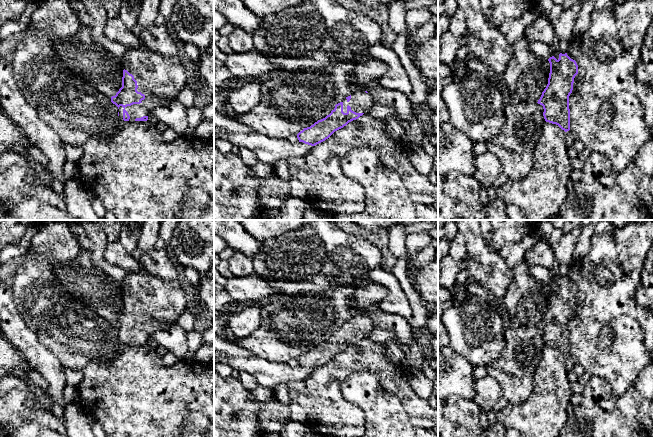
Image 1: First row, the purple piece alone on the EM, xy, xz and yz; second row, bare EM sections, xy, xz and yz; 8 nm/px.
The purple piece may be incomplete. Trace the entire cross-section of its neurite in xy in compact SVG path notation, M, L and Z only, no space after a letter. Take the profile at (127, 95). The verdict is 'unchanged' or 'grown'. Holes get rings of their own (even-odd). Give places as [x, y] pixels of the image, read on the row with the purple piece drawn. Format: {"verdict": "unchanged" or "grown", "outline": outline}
{"verdict": "grown", "outline": "M145 48L129 49L121 58L123 65L122 87L111 97L118 107L118 117L124 121L147 121L151 110L164 100L173 102L187 85L189 68L180 60L163 56Z"}

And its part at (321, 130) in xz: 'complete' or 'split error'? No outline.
split error

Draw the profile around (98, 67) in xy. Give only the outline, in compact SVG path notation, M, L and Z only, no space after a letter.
M82 25L80 29L55 46L59 58L79 77L95 87L107 97L115 96L122 87L123 65L106 49L95 43L90 36L88 26Z

